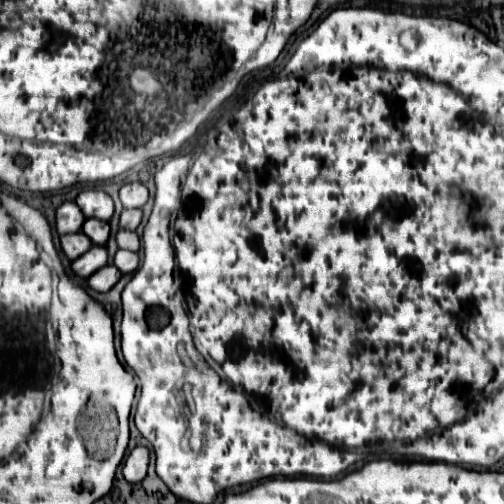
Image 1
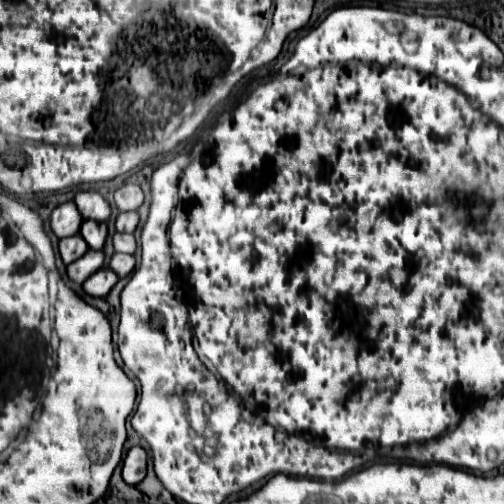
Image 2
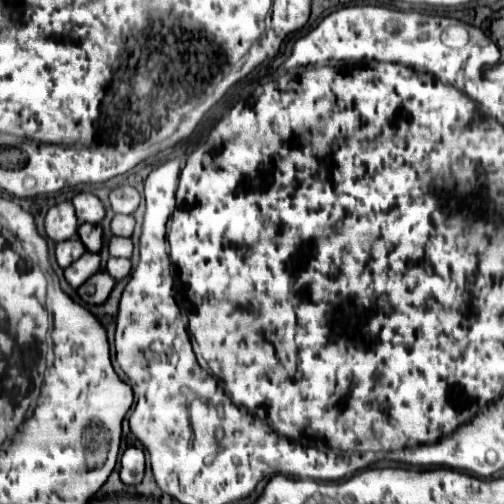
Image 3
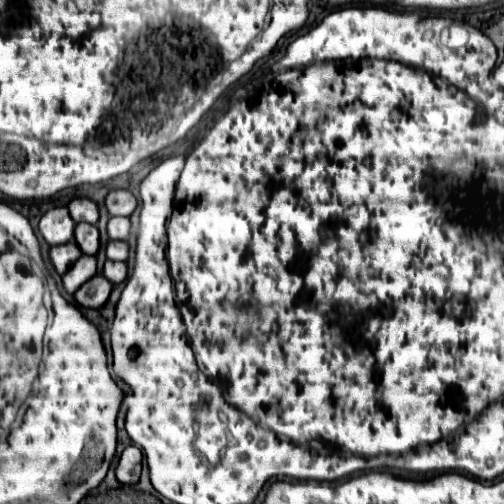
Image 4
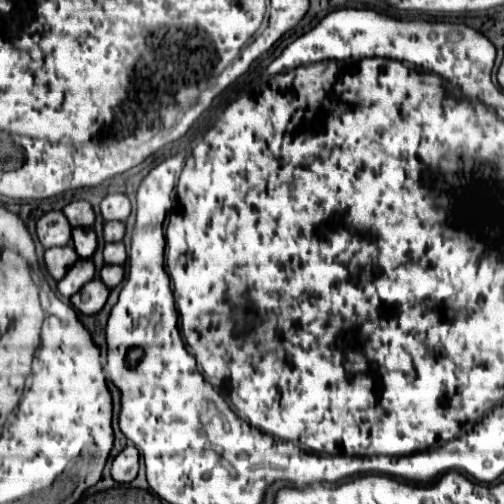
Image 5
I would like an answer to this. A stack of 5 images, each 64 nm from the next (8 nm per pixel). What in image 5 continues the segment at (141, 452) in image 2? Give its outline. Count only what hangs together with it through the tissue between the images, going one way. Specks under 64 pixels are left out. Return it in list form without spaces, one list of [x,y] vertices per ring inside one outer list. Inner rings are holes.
[[[126,446],[116,458],[114,458],[114,462],[112,462],[112,478],[116,480],[116,482],[122,482],[122,484],[126,484],[126,482],[132,482],[136,476],[138,476],[138,460],[140,460],[140,456],[138,456],[138,450],[134,448],[134,446]]]

